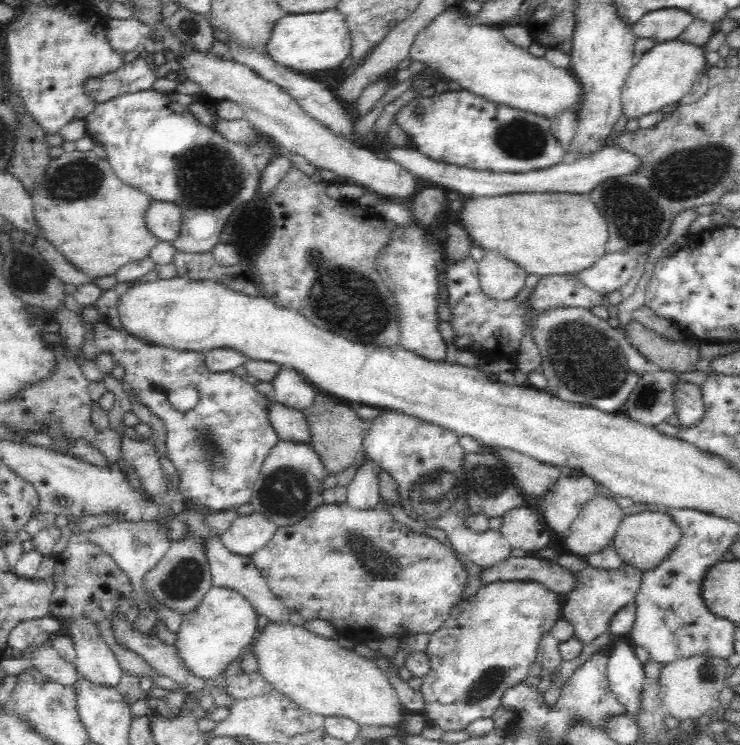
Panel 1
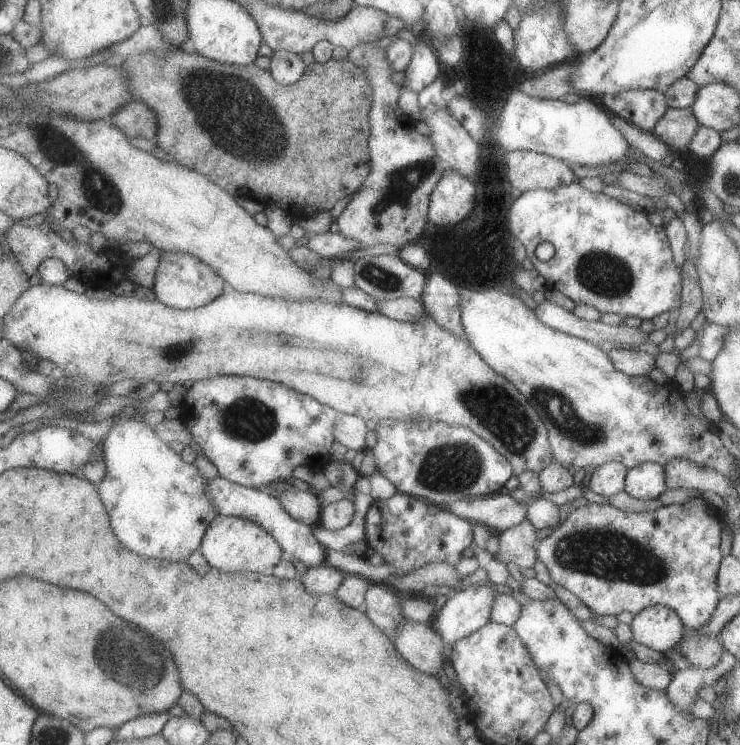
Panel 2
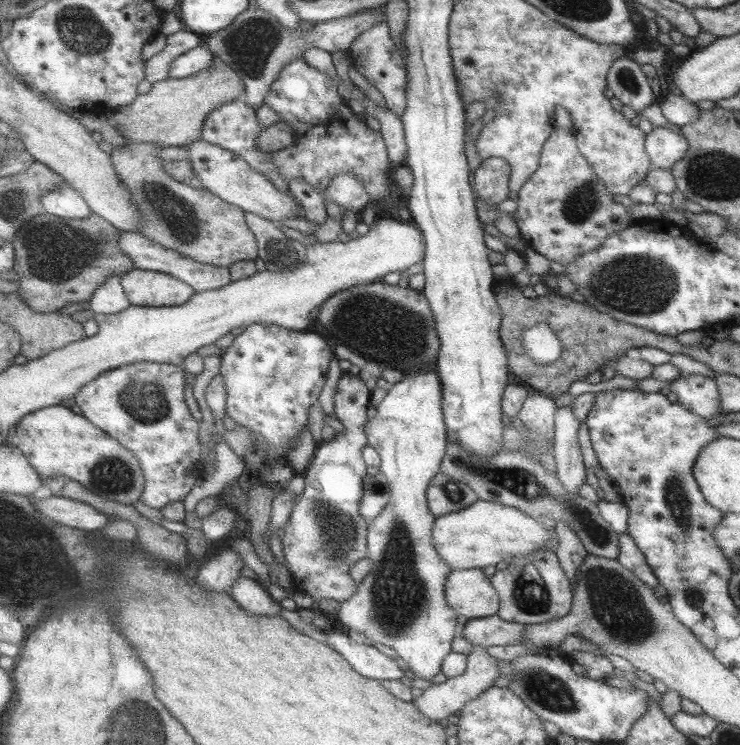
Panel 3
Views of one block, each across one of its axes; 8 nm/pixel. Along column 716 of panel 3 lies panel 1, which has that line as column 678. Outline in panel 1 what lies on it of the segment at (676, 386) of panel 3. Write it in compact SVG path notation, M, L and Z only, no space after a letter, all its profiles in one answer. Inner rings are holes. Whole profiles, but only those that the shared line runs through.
M687 381L680 383L675 392L675 405L680 427L692 428L692 426L700 424L707 411L701 385Z

